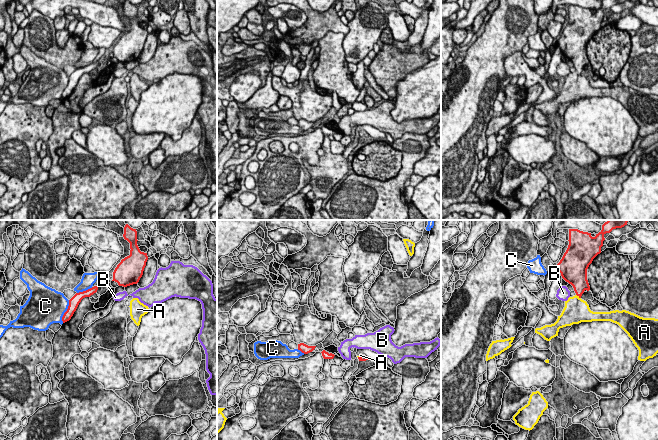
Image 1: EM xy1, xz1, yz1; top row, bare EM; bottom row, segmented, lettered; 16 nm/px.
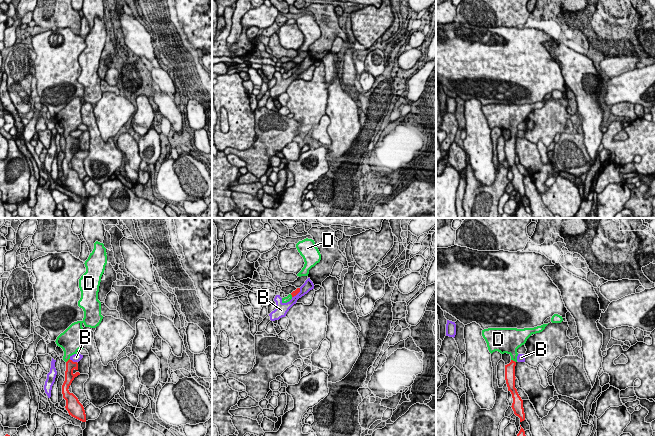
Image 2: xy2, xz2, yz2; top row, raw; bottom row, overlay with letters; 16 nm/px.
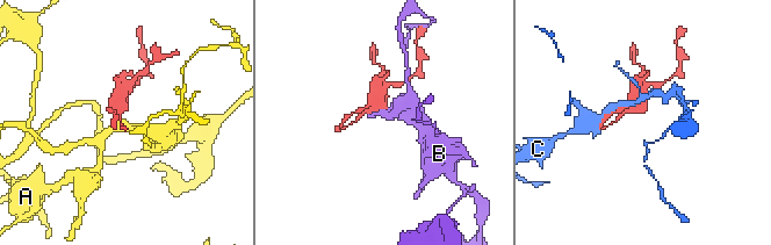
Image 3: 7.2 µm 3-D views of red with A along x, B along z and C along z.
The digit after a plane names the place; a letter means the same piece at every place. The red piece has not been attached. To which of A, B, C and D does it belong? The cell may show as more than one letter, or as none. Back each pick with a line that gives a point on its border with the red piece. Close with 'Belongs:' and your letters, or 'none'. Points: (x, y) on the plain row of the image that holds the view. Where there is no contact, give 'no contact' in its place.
A: yz1 (578, 71)
Belongs: A

